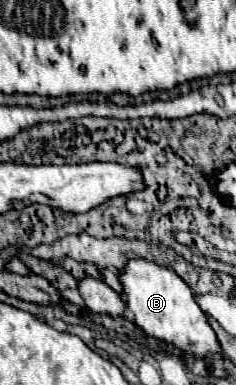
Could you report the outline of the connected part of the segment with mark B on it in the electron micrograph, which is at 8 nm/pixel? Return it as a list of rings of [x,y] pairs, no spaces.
[[[132,258],[120,270],[118,280],[126,300],[126,314],[144,334],[174,344],[198,358],[204,358],[210,352],[220,352],[220,344],[206,320],[206,314],[196,304],[190,286],[172,268],[144,258]]]

